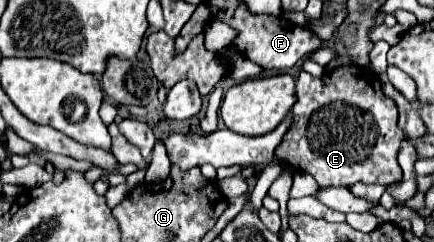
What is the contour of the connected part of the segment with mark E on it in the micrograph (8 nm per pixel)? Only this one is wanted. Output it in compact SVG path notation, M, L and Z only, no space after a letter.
M337 67L327 71L323 77L313 77L311 73L301 71L297 79L297 103L293 105L291 115L293 127L289 127L285 139L279 143L275 157L285 161L295 171L313 175L321 187L349 187L357 181L379 183L387 187L389 183L401 181L397 155L405 135L397 127L397 105L393 99L383 95L381 81L369 67Z

